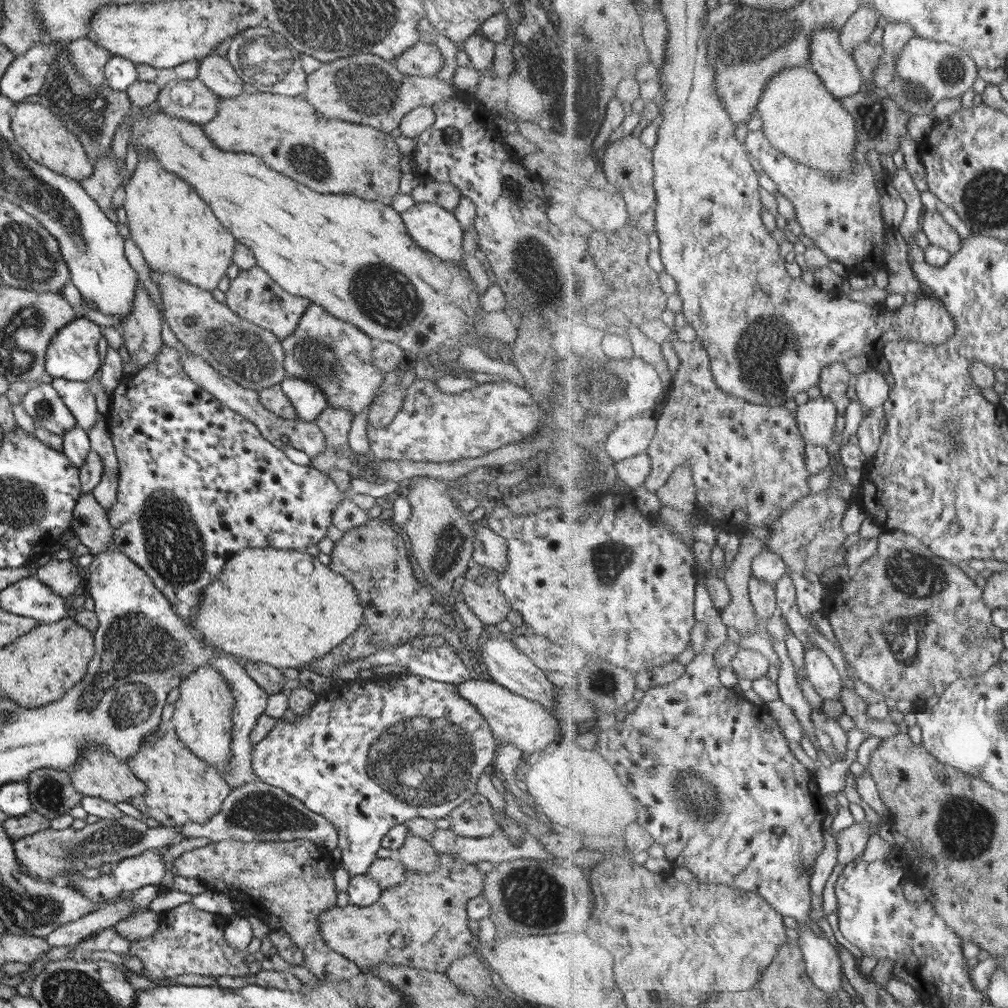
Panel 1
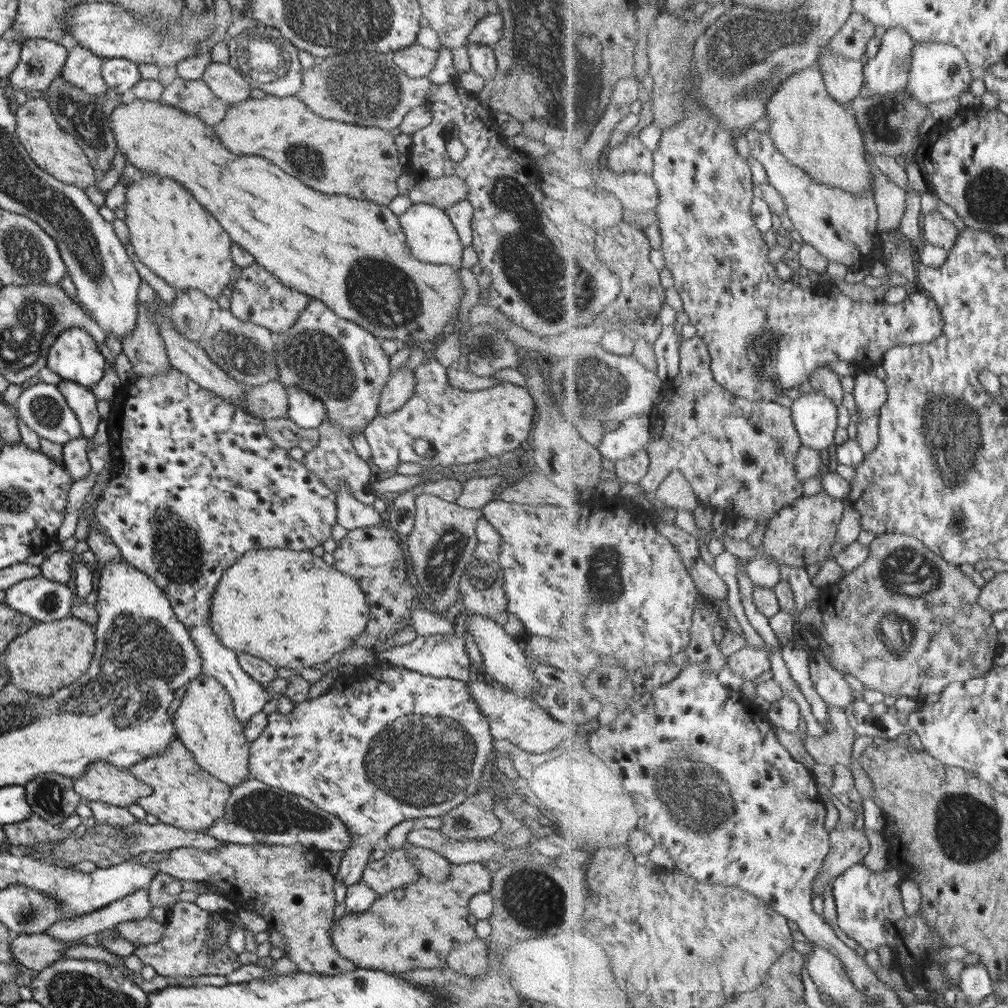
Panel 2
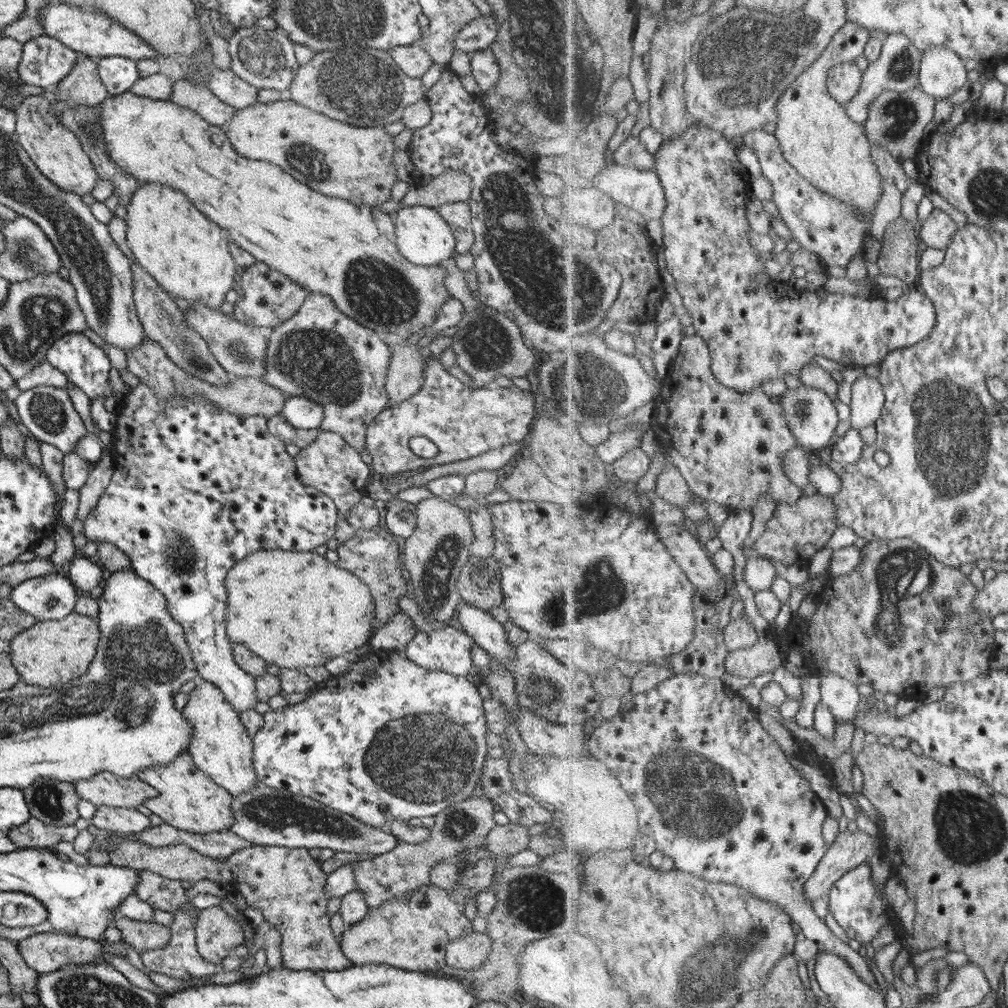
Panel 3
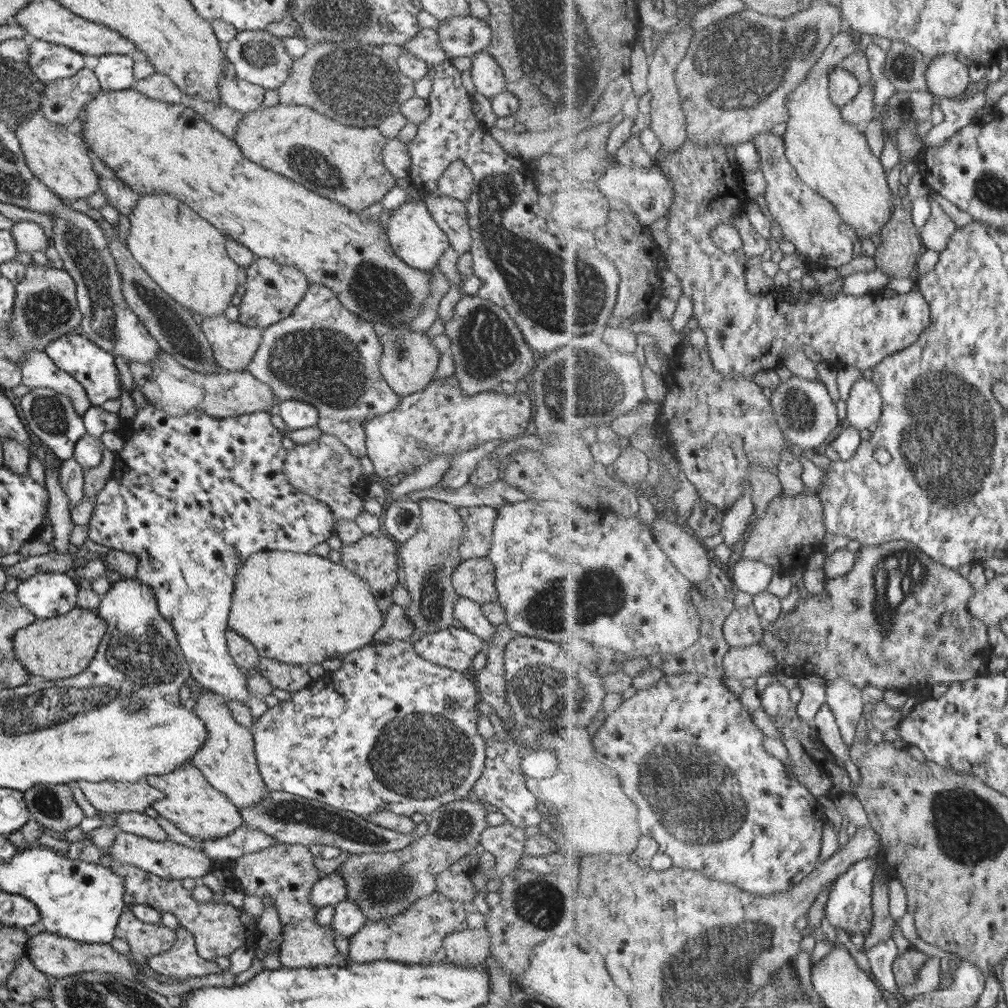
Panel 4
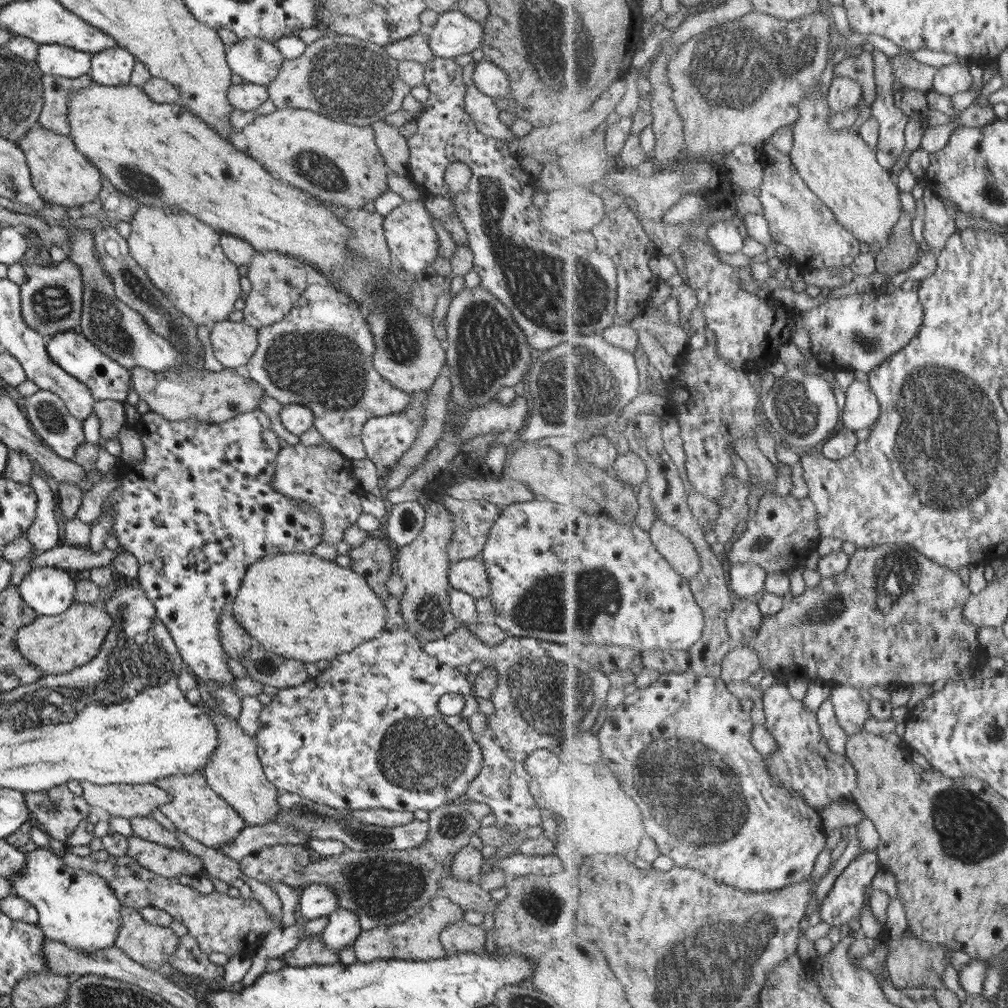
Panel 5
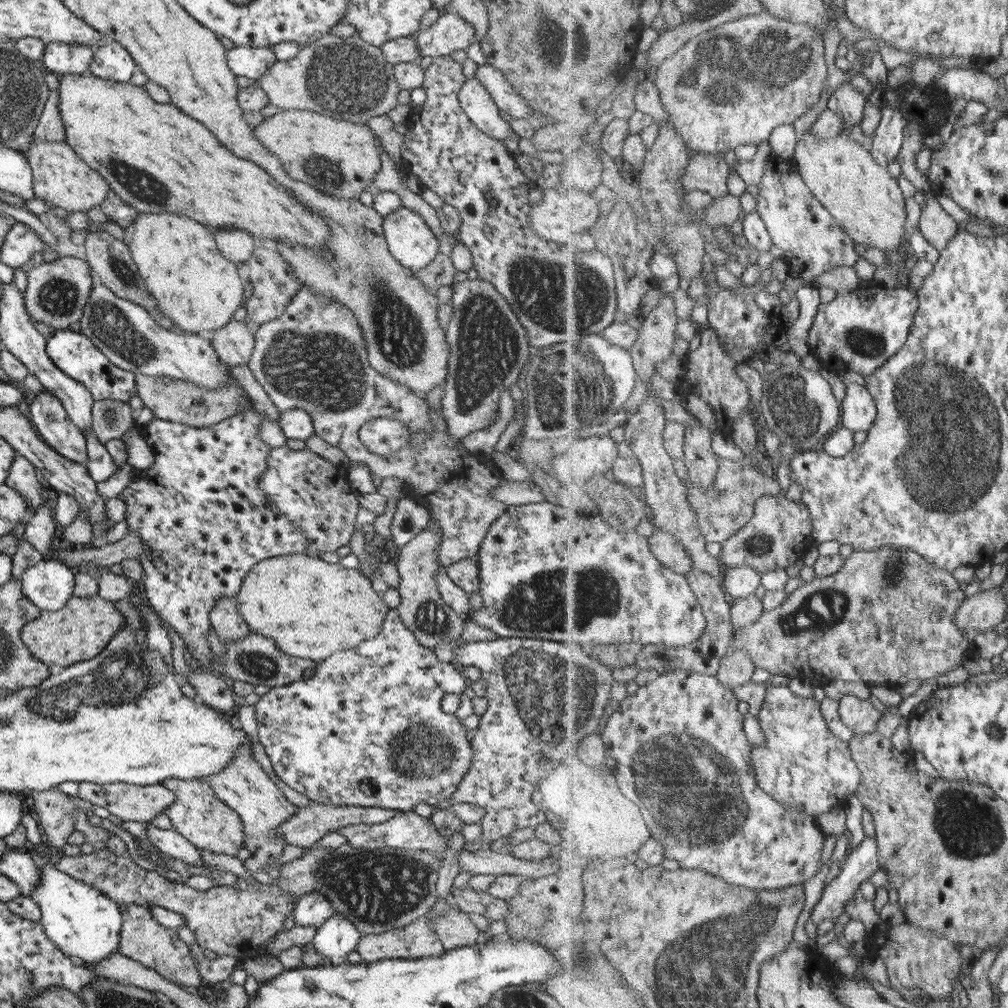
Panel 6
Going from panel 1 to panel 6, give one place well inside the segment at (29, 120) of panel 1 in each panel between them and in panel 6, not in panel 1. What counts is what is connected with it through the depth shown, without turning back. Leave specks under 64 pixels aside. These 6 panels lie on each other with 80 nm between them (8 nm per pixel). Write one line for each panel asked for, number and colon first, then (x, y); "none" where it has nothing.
2: (52, 149)
3: (55, 151)
4: (56, 155)
5: (60, 173)
6: (59, 177)

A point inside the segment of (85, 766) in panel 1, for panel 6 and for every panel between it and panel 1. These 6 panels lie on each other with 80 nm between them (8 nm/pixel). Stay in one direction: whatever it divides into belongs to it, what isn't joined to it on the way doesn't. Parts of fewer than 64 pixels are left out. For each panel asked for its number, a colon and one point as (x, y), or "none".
2: (101, 781)
3: (104, 788)
4: (107, 796)
5: (127, 801)
6: (129, 802)

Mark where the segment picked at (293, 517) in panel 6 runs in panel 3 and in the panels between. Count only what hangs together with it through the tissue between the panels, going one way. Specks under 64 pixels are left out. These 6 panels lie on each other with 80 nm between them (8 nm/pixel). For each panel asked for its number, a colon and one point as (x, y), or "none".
3: (329, 465)
4: (323, 469)
5: (319, 477)

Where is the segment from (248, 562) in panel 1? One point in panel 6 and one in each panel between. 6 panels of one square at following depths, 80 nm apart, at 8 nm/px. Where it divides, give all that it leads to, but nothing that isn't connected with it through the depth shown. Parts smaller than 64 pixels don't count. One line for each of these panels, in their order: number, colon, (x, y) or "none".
2: (289, 608)
3: (293, 609)
4: (298, 608)
5: (296, 605)
6: (309, 608)

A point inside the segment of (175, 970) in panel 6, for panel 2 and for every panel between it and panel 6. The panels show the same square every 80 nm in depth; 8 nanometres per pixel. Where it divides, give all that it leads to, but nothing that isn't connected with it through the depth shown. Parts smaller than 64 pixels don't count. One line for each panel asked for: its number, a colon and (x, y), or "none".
2: (144, 931)
3: (141, 936)
4: (144, 940)
5: (150, 946)

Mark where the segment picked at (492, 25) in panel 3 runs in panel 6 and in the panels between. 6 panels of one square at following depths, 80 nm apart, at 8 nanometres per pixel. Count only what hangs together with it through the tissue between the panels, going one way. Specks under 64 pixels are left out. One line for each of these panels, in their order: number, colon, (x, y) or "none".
4: (458, 36)
5: (452, 34)
6: (449, 33)

